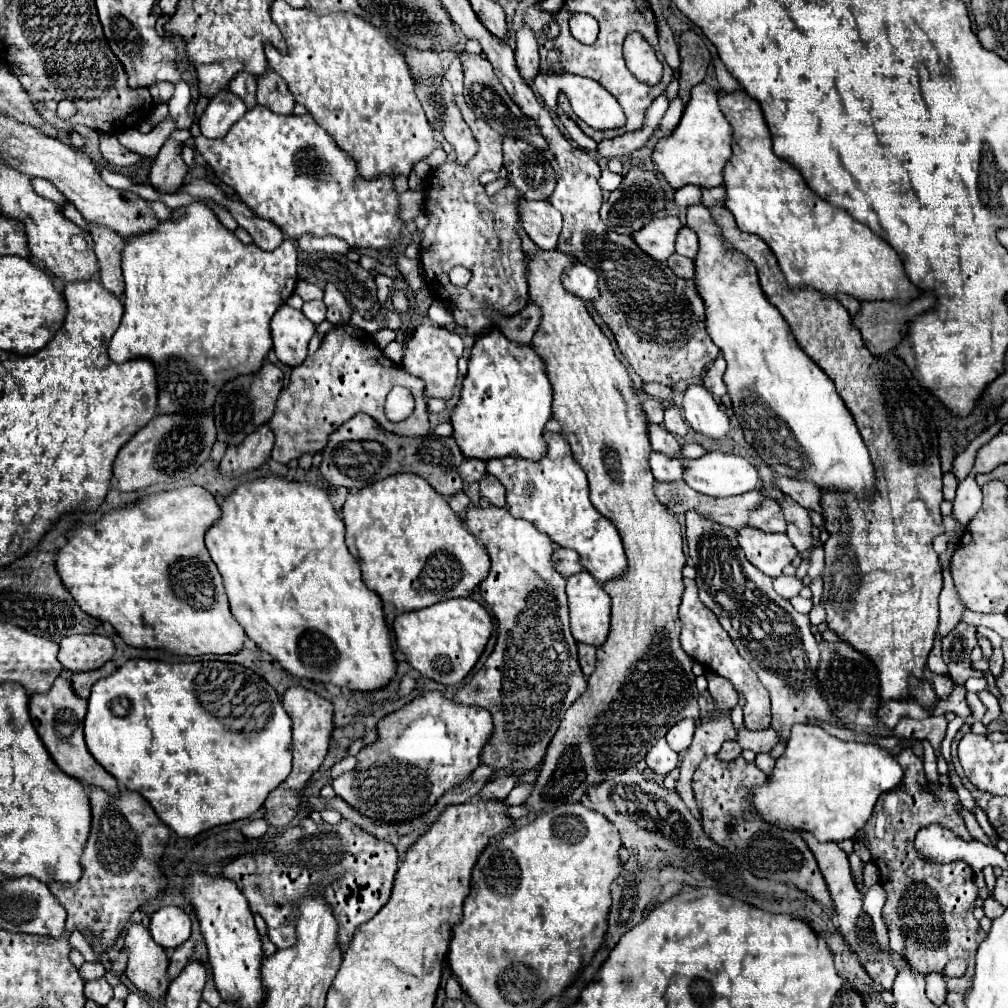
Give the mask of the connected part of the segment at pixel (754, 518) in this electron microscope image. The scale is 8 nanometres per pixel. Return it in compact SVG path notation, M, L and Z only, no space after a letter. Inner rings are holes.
M770 498L762 500L762 504L750 512L748 526L764 532L786 532L786 520L780 504Z

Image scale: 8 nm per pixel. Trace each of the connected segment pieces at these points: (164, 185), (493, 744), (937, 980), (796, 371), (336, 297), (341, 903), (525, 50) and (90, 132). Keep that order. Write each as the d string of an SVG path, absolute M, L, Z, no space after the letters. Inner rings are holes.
M168 140L160 154L154 160L154 166L150 170L150 184L156 192L162 194L174 194L184 184L184 176L188 172L188 166L180 158L182 144L176 140Z
M496 506L468 508L466 526L486 548L492 562L488 578L480 584L480 594L498 620L498 642L484 668L474 674L468 686L462 686L456 692L454 702L480 706L492 714L494 732L480 752L480 764L488 764L494 772L506 776L518 776L534 770L542 762L546 748L556 734L560 720L564 718L564 712L580 698L580 694L586 692L586 676L578 666L576 640L570 634L568 602L564 592L566 580L552 566L552 540L538 532L530 522L514 518L506 508Z
M932 972L926 976L928 978L928 984L926 984L926 994L930 998L930 1002L934 1002L936 1006L942 1006L946 1002L946 994L948 994L948 988L946 988L946 982L944 982L944 976L938 974L938 972Z
M702 204L688 206L688 228L698 234L700 248L694 258L694 282L700 298L706 306L706 328L714 344L720 348L728 368L724 382L732 398L734 414L744 430L746 442L756 454L778 474L816 482L820 488L852 490L858 498L872 496L874 488L874 466L870 454L862 442L862 436L854 424L852 414L834 390L834 382L818 368L814 360L796 344L788 322L768 302L760 288L756 266L742 254L724 246L718 224L712 220L710 210Z
M334 284L326 286L326 290L324 290L324 304L328 308L328 318L326 320L332 322L334 326L346 322L352 316L352 308L348 306L346 298L342 296L342 292Z
M300 820L296 826L284 828L268 842L268 852L250 852L240 860L228 862L218 874L232 880L246 896L252 914L260 914L268 926L268 936L276 948L296 944L296 916L304 888L316 880L336 876L330 886L324 886L324 900L332 908L340 924L340 950L348 946L354 930L376 916L388 902L398 868L398 852L392 844L376 840L372 834L356 828L350 820L338 824ZM264 888L264 892L262 892Z
M522 26L516 32L514 56L516 56L516 68L520 68L520 76L524 76L524 82L530 86L540 72L540 54L536 36L528 26Z
M76 125L74 131L86 138L86 144L84 145L85 153L94 162L102 162L103 157L99 150L99 137L101 132L82 125Z

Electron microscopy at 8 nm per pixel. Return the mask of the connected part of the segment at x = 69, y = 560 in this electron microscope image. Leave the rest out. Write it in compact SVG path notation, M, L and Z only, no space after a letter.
M202 486L152 494L140 506L104 514L94 526L78 526L56 556L56 570L80 608L102 622L110 622L128 646L160 648L174 656L236 654L244 648L246 632L230 614L222 576L204 546L204 534L218 518L220 506Z

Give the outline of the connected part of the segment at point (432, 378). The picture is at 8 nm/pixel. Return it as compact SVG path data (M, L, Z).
M420 324L406 346L404 370L408 370L414 376L420 376L426 382L428 392L436 392L434 396L448 400L452 398L452 390L456 384L456 376L458 376L456 362L460 356L462 356L462 338L458 334L432 324Z

